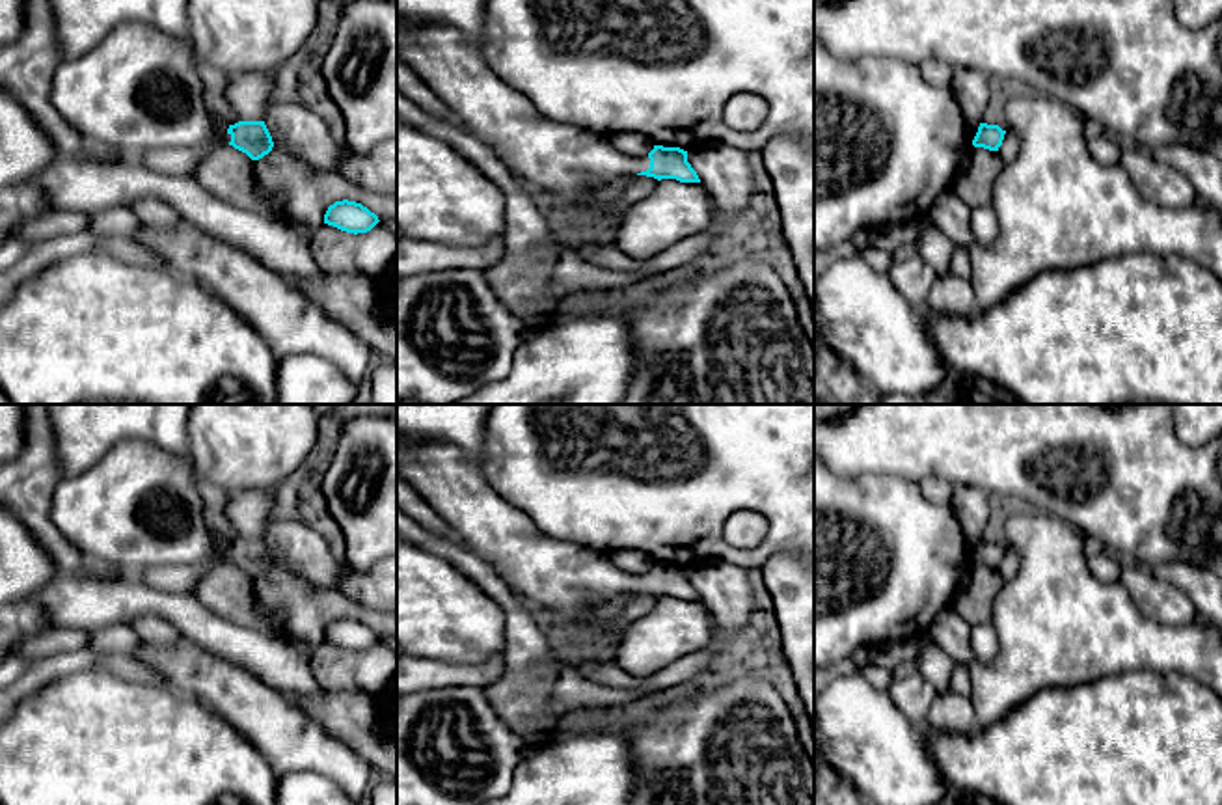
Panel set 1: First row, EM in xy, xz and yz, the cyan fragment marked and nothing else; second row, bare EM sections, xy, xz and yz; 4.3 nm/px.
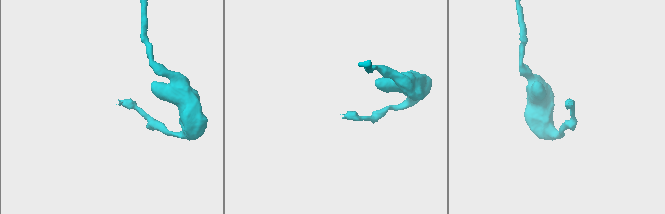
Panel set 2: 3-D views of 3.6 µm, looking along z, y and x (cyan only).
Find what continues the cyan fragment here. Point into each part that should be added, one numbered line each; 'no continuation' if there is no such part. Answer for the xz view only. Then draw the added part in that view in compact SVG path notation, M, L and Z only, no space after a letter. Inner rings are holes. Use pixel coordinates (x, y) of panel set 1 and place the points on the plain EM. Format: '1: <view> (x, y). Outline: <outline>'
1: xz (567, 582). Outline: M397 440L397 473L447 522L468 550L482 557L510 591L546 621L602 630L618 615L628 594L650 585L648 574L618 570L607 552L544 537L523 511L486 483L481 464L471 462L455 443Z

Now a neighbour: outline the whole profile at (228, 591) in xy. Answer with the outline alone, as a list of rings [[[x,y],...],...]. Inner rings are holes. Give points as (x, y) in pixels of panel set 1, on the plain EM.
[[[224,563],[209,570],[196,585],[192,594],[214,615],[240,626],[250,626],[270,637],[285,637],[265,615],[255,596],[253,580],[246,570],[233,563]]]

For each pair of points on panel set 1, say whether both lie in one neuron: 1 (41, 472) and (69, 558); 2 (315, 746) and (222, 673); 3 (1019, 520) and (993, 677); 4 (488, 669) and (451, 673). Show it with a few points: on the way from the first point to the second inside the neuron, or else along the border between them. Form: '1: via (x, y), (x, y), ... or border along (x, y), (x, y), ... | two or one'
1: via (40, 492), (40, 524), (49, 537) | one
2: via (293, 740), (244, 695) | one
3: via (1032, 559), (1032, 638) | one
4: via (479, 673), (461, 673) | one

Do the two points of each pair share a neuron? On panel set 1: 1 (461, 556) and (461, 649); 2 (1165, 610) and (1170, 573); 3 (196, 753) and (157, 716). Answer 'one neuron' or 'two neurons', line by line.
1: two neurons
2: two neurons
3: one neuron

